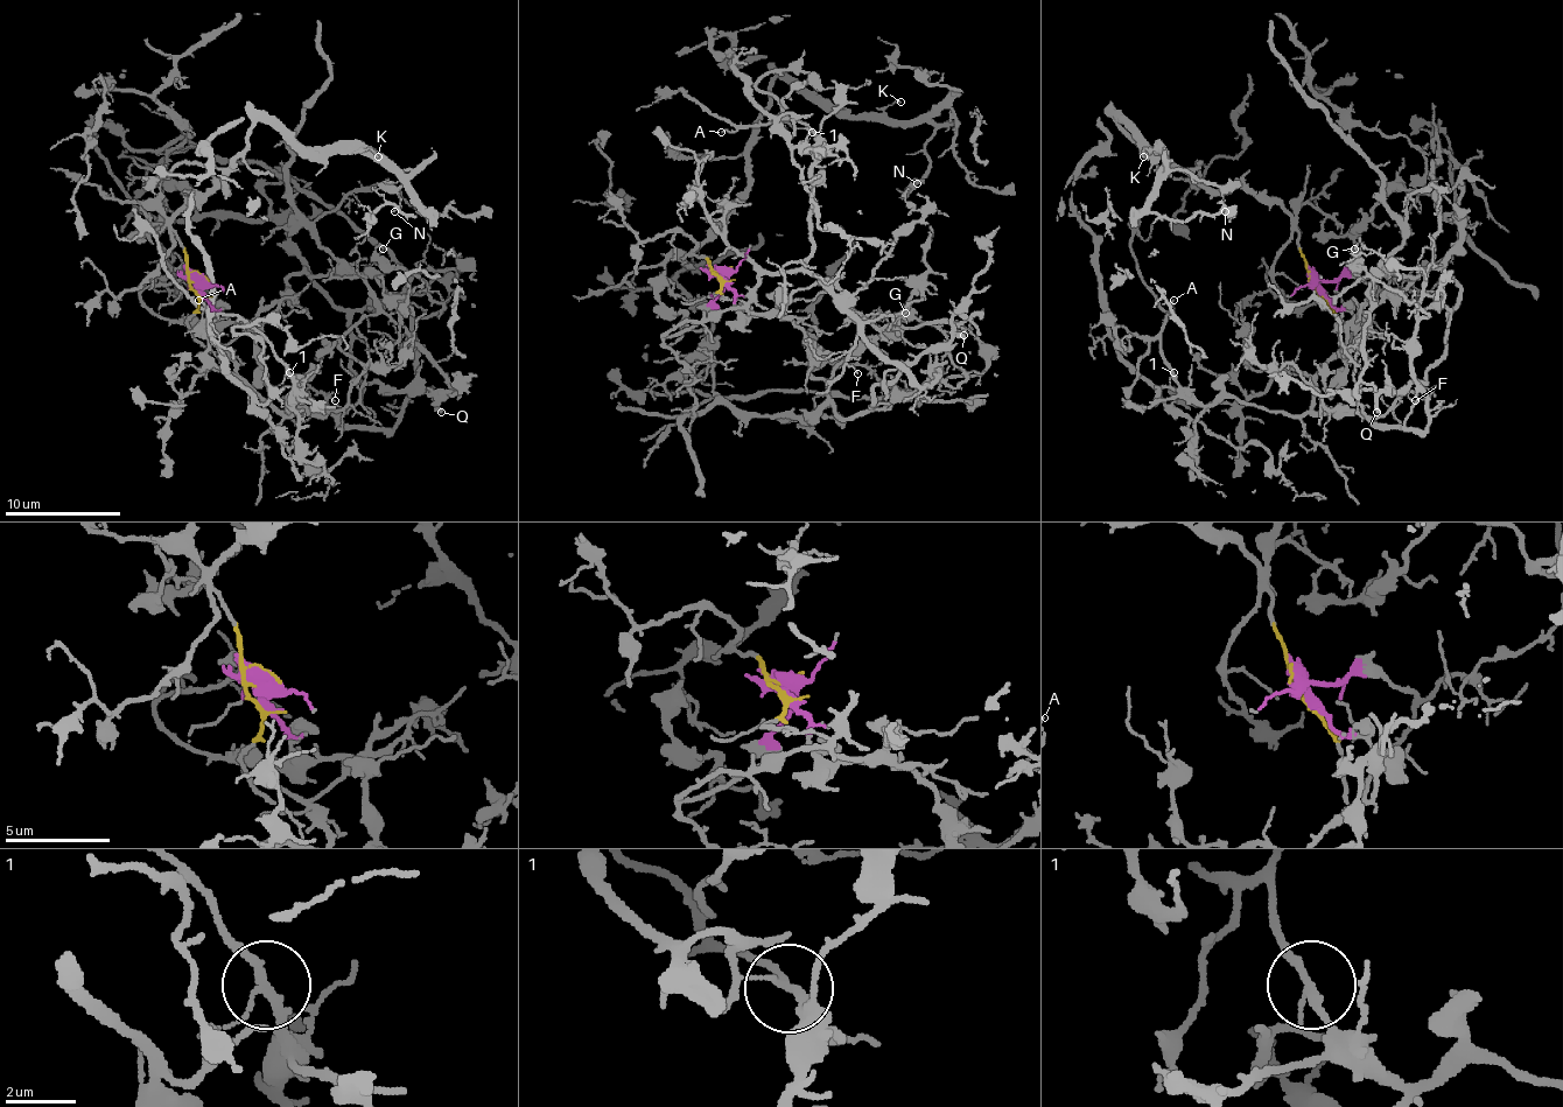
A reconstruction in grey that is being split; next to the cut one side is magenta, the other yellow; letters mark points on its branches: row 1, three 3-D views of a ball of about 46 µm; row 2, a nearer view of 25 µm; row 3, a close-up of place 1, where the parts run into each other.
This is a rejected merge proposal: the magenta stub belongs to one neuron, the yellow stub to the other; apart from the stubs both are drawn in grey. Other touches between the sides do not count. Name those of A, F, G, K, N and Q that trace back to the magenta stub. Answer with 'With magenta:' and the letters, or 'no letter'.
With magenta: A, F, G, Q

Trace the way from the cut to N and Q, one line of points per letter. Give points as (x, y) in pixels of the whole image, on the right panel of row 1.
N: (1315, 282), (1274, 202), (1205, 190), (1119, 121), (1162, 153), (1162, 173), (1213, 182), (1225, 210)
Q: (1315, 282), (1355, 321), (1424, 268), (1456, 282), (1444, 352), (1427, 378), (1383, 390), (1375, 413)

